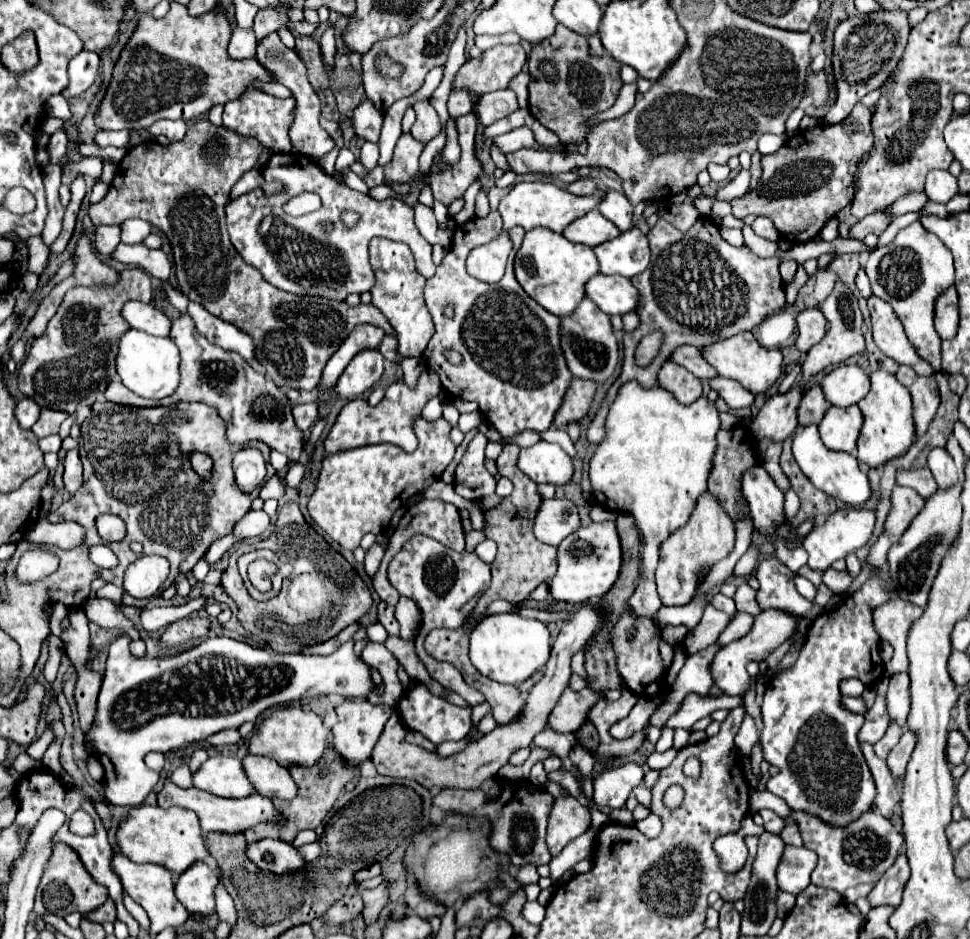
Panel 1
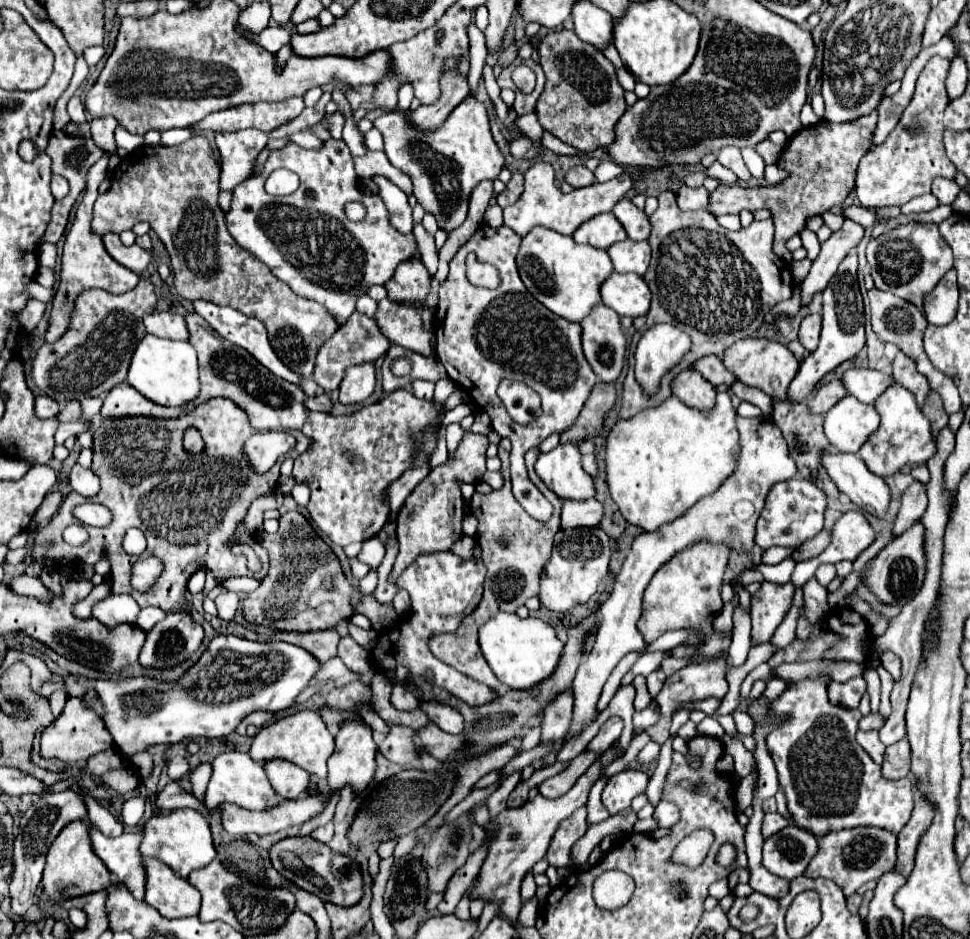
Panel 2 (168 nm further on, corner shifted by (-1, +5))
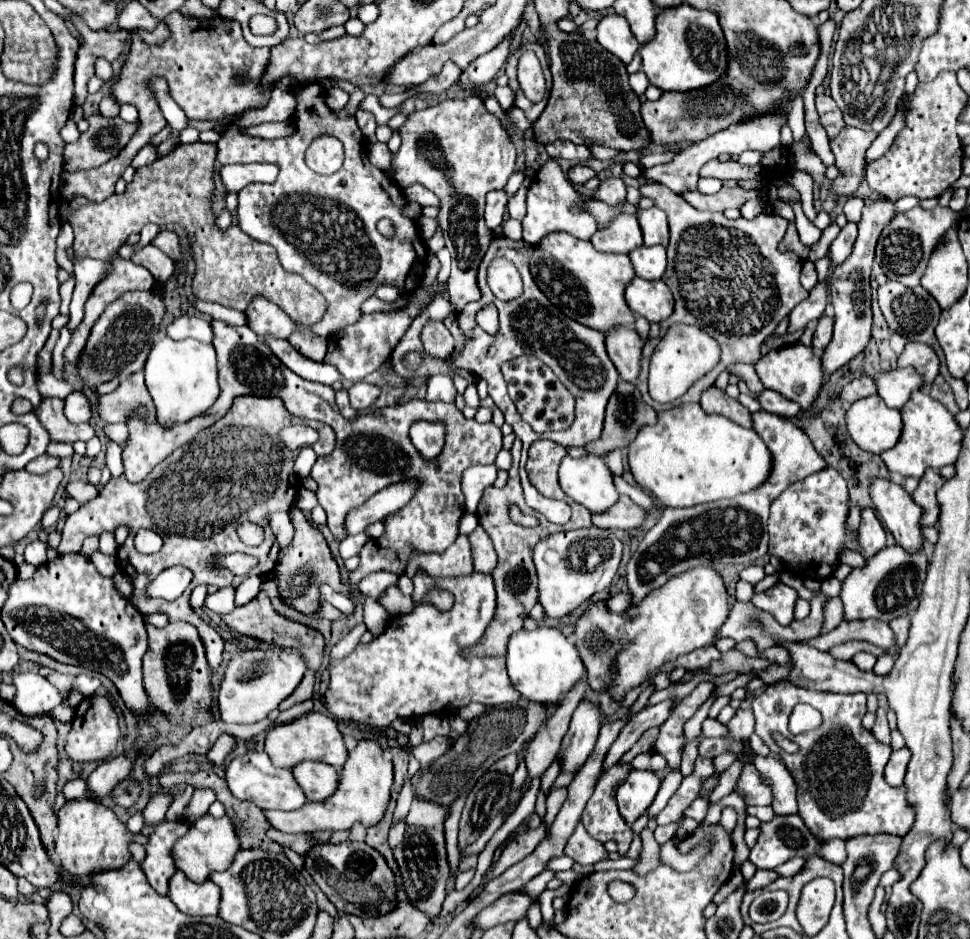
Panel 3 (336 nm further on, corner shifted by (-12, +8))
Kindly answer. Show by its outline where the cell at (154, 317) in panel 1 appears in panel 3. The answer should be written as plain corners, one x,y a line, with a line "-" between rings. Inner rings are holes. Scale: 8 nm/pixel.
180,316
176,318
168,328
166,334
172,340
184,340
184,338
196,338
200,342
212,342
212,328
210,322
196,318
196,316

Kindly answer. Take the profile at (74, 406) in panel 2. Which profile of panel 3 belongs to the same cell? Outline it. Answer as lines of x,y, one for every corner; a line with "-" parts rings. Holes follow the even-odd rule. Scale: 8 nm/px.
136,372
120,382
120,386
106,396
98,396
96,414
104,422
124,422
136,406
152,406
152,398
144,386
144,372

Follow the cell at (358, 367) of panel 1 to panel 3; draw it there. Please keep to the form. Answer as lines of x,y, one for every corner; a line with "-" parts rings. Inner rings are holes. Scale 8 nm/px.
356,382
348,390
348,394
350,394
350,404
352,404
354,410
366,410
380,396
380,386
374,386
374,384
368,384
368,382

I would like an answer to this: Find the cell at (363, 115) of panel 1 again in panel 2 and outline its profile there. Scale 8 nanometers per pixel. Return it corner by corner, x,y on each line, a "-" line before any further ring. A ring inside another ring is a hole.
467,95
445,123
431,133
419,131
401,111
383,113
373,123
385,139
391,165
411,175
413,195
427,213
435,215
439,229
447,235
467,219
471,191
485,179
497,179
505,167
505,155
499,151
487,123
487,111
473,95

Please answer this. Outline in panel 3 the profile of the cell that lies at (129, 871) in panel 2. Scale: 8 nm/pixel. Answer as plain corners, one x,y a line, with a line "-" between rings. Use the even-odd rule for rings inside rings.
184,820
176,822
160,822
154,826
154,832
148,836
146,848
146,858
140,862
142,872
146,874
150,886
160,894
166,896
168,892
168,876
176,870
174,860
170,856
172,844
176,838
180,838
188,830
188,824

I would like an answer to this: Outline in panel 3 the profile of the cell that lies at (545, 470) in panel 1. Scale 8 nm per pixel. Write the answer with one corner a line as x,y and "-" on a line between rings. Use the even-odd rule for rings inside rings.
564,456
558,478
562,490
590,512
604,512
618,500
618,492
612,484
612,472
604,464
602,456

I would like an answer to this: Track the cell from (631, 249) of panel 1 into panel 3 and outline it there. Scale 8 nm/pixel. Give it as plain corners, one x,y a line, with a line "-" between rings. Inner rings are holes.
640,246
630,254
636,276
646,280
662,278
666,270
666,248
664,246

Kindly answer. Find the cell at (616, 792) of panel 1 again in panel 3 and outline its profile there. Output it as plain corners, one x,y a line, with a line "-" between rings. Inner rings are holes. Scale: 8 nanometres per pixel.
632,770
630,776
620,784
616,802
622,818
632,826
634,820
652,804
660,788
660,778
654,772

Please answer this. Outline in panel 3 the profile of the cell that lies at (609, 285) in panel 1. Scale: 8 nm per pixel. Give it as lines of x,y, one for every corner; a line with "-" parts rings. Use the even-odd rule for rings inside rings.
634,276
630,280
630,284
626,286
626,302
628,302
632,312
644,316
648,322
660,322
660,320
668,318
672,314
672,308
674,308
672,292
668,290
668,286
662,280
644,280
638,276

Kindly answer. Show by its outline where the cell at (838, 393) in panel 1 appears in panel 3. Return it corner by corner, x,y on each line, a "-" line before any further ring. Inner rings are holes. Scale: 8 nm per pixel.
896,368
890,372
882,372
874,378
878,396
890,408
902,408
914,390
922,386
920,374
914,368

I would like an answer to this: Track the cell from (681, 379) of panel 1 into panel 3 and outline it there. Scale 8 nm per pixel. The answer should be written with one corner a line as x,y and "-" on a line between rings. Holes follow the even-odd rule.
710,386
702,392
700,396
700,406
704,412
708,414
722,414
726,418
730,418
732,422
740,424
740,426
746,426
746,428
752,428
752,422
750,422
750,412
740,404
736,402
734,398
730,398
722,388
718,386

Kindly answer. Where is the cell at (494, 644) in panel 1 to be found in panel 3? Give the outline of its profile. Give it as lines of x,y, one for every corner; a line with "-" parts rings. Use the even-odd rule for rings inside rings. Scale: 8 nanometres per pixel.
538,626
534,630
520,628
508,640
508,654
506,654
506,668
514,688
528,700
536,700
542,704
560,702
564,694
582,678
584,664
580,654
572,642
558,630

